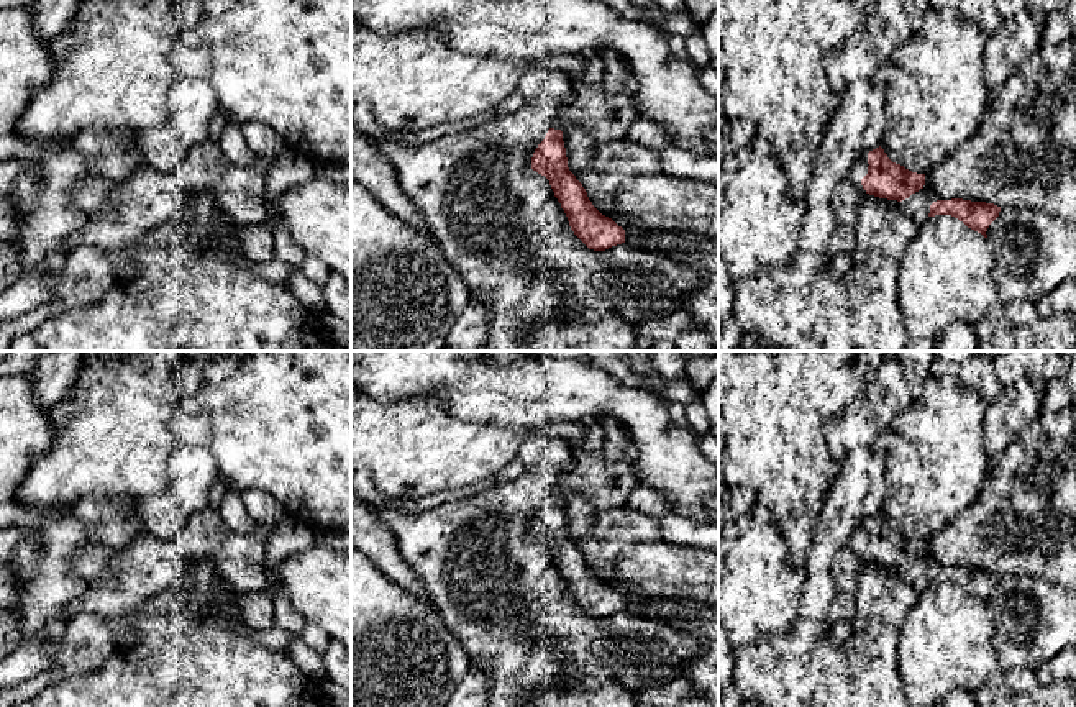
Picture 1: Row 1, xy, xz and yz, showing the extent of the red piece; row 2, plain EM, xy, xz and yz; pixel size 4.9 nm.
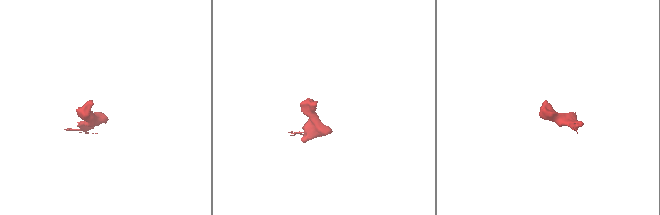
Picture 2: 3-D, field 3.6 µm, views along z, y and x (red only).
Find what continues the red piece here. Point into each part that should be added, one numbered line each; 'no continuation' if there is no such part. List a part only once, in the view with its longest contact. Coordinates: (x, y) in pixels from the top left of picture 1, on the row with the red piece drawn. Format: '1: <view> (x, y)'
1: yz (860, 169)

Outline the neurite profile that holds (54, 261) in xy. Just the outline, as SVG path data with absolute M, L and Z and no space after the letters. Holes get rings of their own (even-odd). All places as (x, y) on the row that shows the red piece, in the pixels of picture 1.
M54 251L49 253L44 258L43 266L39 267L41 272L57 272L62 271L66 261L67 261L69 254L62 253L62 251Z

